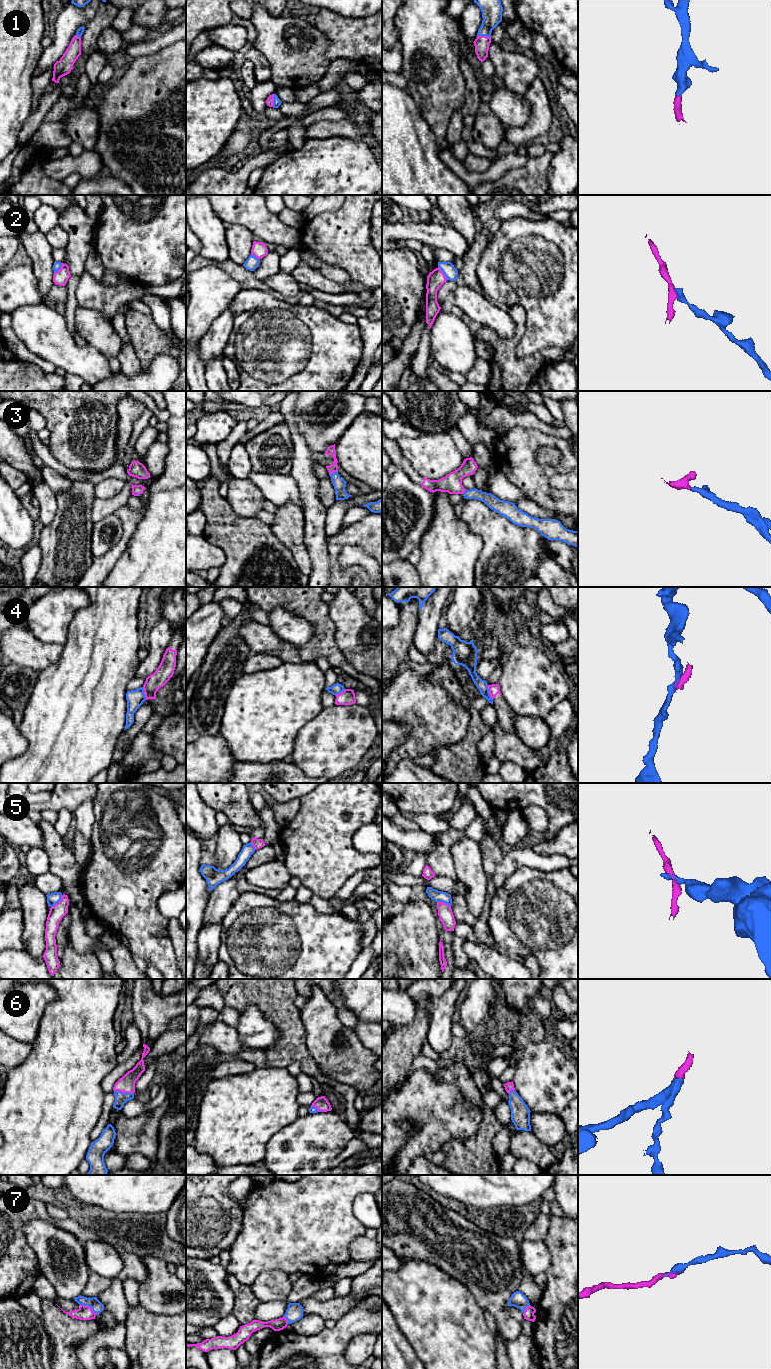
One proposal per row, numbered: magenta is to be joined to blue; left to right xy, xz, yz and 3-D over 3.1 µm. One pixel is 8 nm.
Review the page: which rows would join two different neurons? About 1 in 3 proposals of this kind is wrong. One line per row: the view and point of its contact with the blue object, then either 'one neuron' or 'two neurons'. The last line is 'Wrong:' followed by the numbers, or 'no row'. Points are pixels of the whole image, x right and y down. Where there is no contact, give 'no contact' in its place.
1: xz (274, 100) | one neuron
2: yz (443, 272) | two neurons
3: xz (334, 472) | one neuron
4: yz (488, 692) | two neurons
5: xy (57, 902) | two neurons
6: xy (123, 1093) | one neuron
7: xy (90, 1306) | one neuron
Wrong: 2, 4, 5

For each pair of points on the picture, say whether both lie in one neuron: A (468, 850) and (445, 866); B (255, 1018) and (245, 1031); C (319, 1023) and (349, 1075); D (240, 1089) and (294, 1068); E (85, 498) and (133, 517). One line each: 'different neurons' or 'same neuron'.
A: different neurons
B: same neuron
C: same neuron
D: different neurons
E: different neurons

